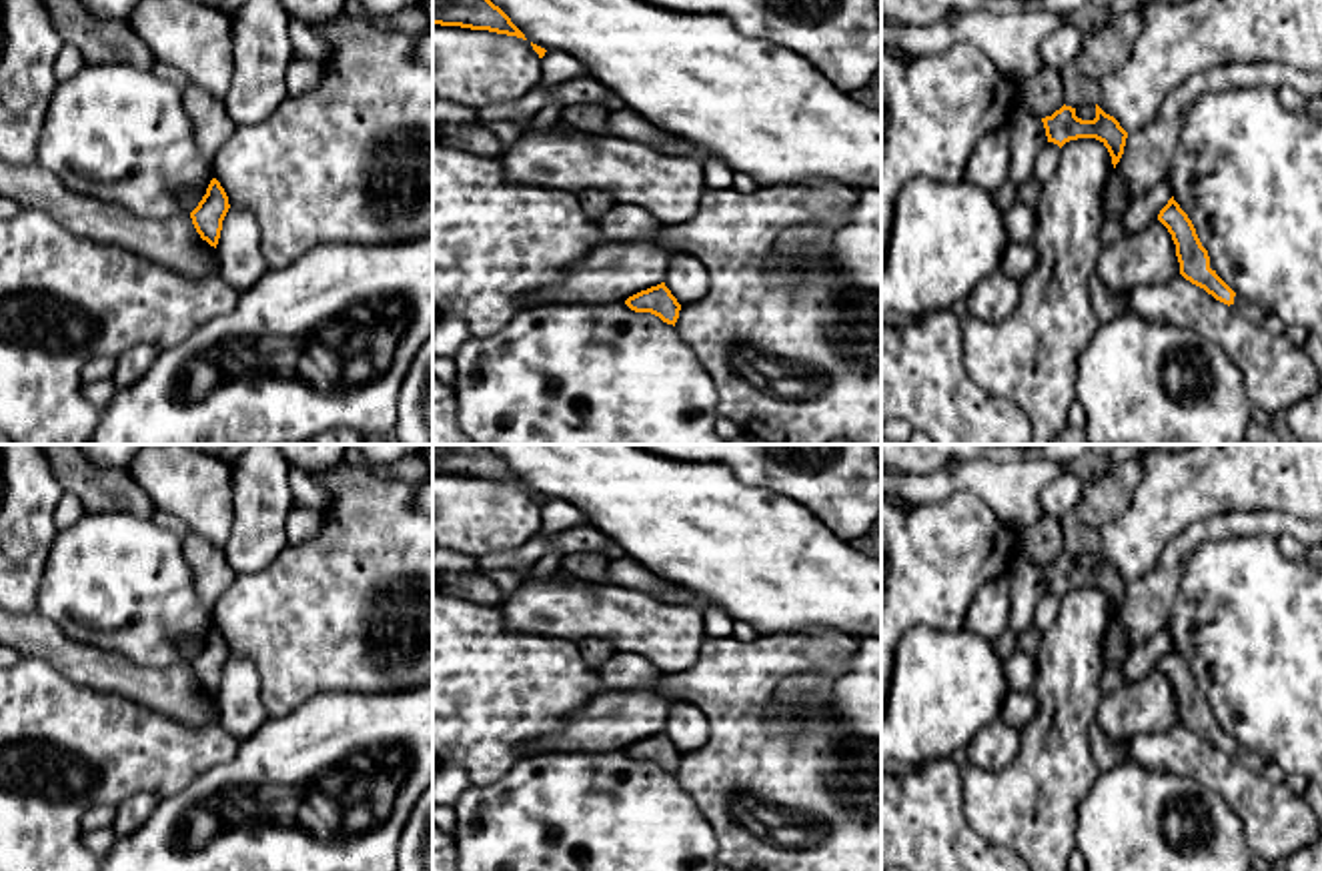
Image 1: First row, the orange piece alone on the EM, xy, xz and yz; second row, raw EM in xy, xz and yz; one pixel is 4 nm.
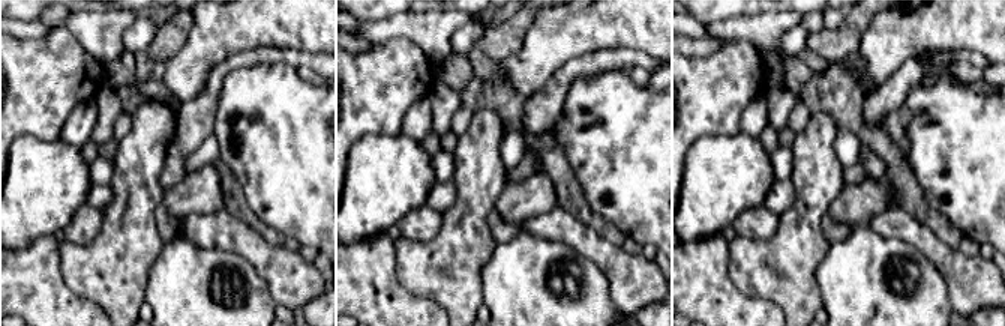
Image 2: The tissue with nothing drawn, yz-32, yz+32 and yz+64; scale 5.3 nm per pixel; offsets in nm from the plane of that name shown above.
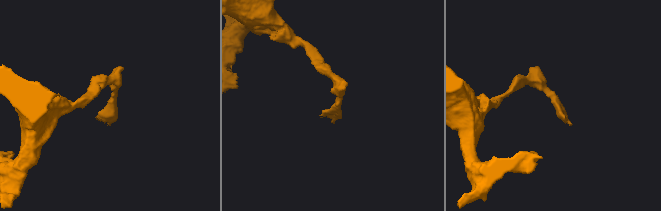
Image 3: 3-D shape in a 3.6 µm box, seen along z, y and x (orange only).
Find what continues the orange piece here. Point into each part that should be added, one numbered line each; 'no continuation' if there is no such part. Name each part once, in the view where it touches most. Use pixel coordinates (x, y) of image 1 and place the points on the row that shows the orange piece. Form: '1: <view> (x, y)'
1: yz (1248, 311)

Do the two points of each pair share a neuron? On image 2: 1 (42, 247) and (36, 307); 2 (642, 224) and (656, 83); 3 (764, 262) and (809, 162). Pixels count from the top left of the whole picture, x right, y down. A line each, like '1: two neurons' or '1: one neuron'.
1: one neuron
2: two neurons
3: one neuron

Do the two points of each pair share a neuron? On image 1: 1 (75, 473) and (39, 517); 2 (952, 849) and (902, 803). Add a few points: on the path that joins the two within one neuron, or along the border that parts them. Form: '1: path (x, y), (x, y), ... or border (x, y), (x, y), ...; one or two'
1: border (49, 465), (63, 489); two
2: path (940, 841), (914, 815); one

